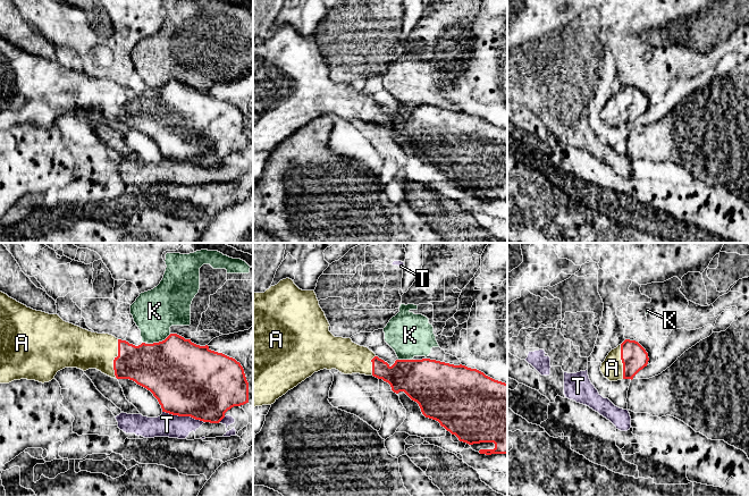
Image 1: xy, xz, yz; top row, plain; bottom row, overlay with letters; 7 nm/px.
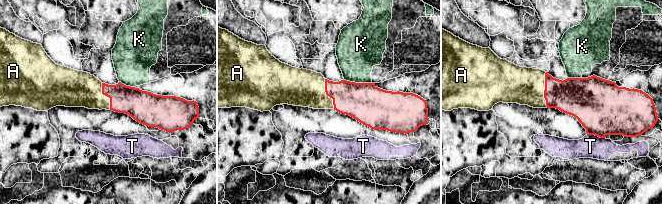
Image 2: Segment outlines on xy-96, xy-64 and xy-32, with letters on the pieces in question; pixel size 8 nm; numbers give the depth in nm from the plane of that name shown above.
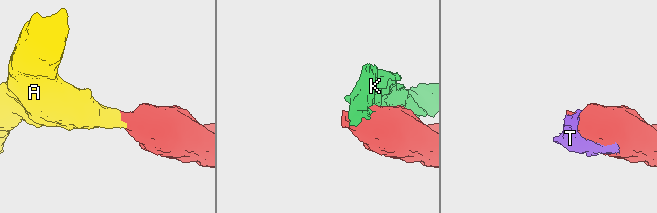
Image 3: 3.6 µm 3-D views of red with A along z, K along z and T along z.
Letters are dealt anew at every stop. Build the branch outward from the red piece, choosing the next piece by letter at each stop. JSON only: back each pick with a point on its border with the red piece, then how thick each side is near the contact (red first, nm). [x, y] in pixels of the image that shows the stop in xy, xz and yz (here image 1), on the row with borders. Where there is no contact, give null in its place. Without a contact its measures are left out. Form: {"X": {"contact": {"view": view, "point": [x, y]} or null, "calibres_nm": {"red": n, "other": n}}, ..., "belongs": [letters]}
{"A": {"contact": {"view": "xy", "point": [115, 359]}, "calibres_nm": {"red": 300, "other": 280}}, "belongs": ["A"]}

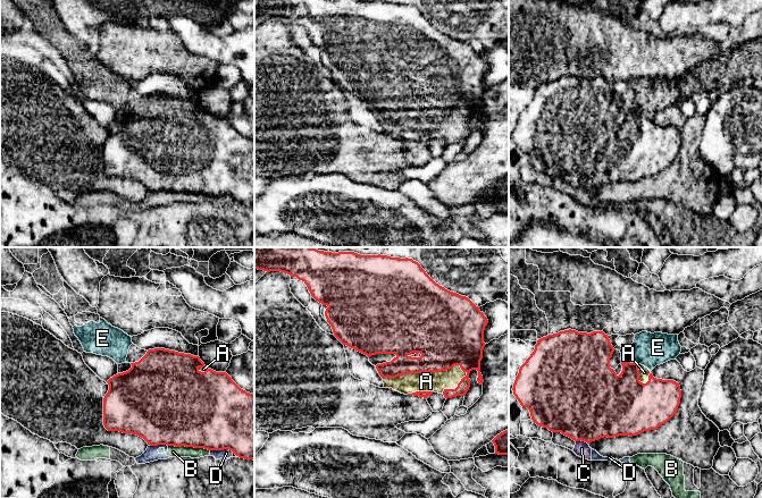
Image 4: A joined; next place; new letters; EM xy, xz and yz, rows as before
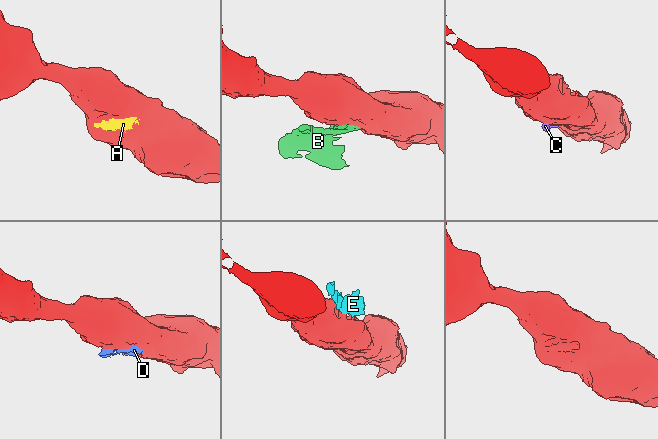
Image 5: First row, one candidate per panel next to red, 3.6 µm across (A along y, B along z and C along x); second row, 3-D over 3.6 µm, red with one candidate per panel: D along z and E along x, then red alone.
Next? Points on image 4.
{"A": {"contact": {"view": "xz", "point": [425, 371]}, "calibres_nm": {"red": 360, "other": 140}}, "belongs": ["A"]}

